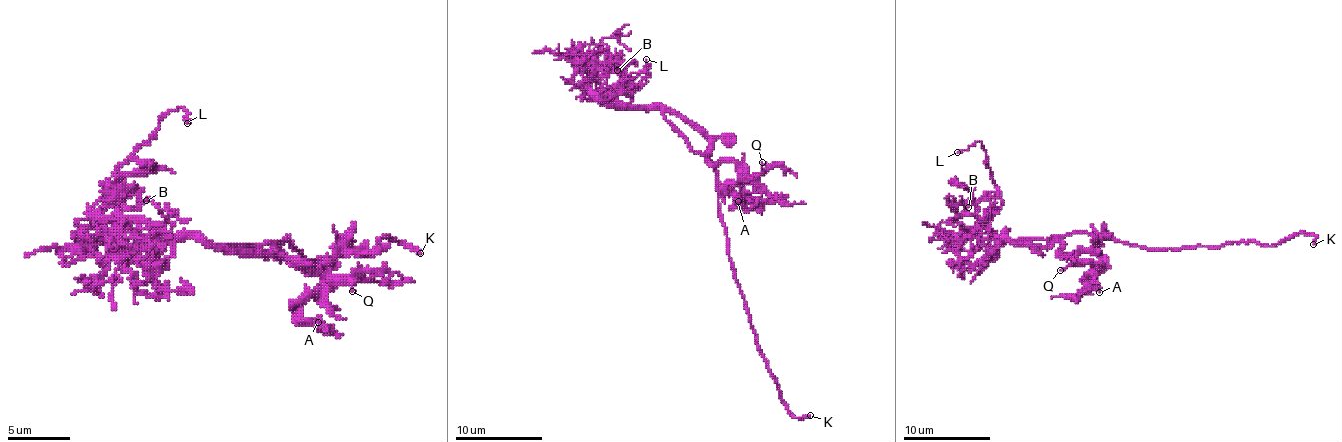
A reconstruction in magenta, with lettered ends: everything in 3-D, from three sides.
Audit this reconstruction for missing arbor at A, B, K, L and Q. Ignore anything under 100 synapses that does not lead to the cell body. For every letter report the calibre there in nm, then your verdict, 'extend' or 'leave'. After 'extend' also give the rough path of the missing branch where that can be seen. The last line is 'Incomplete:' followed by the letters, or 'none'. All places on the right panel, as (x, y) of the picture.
A: 170 nm thick; leave
B: 110 nm thick; leave
K: 220 nm thick; extend
L: 130 nm thick; leave
Q: 130 nm thick; leave
Incomplete: K

